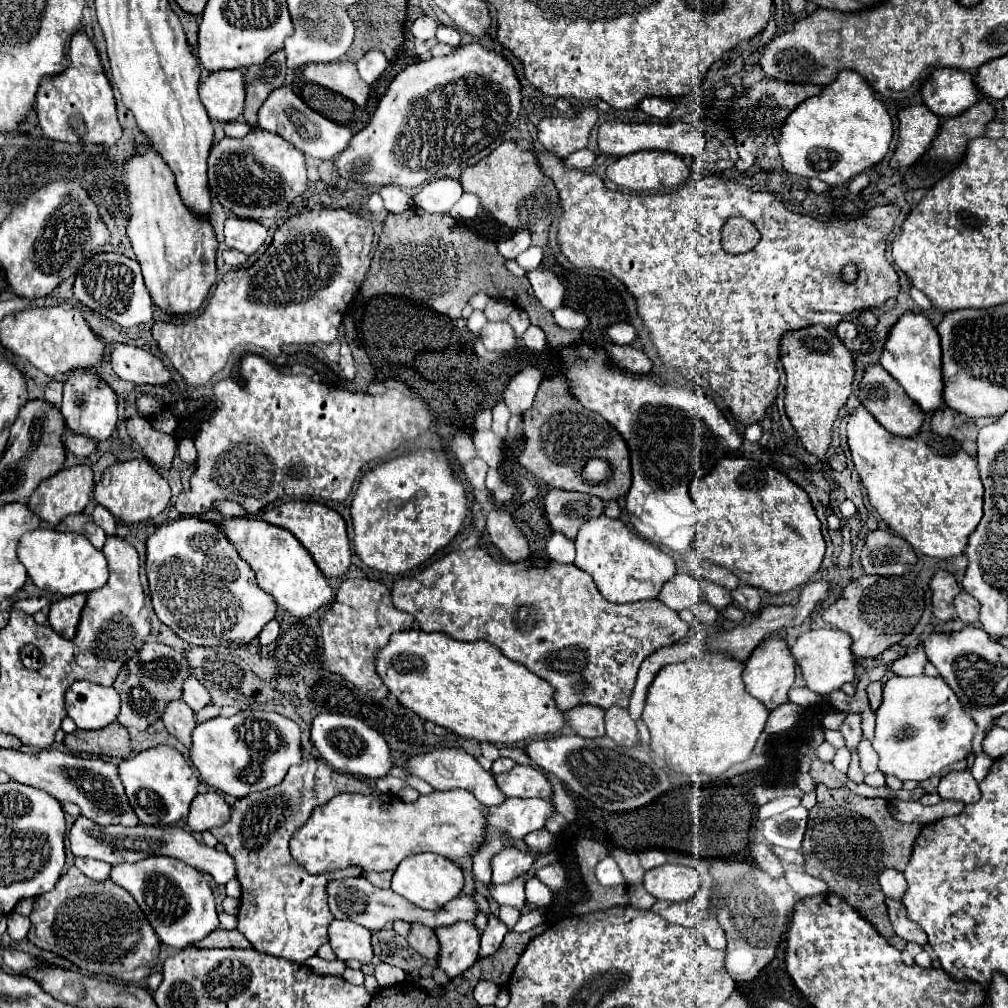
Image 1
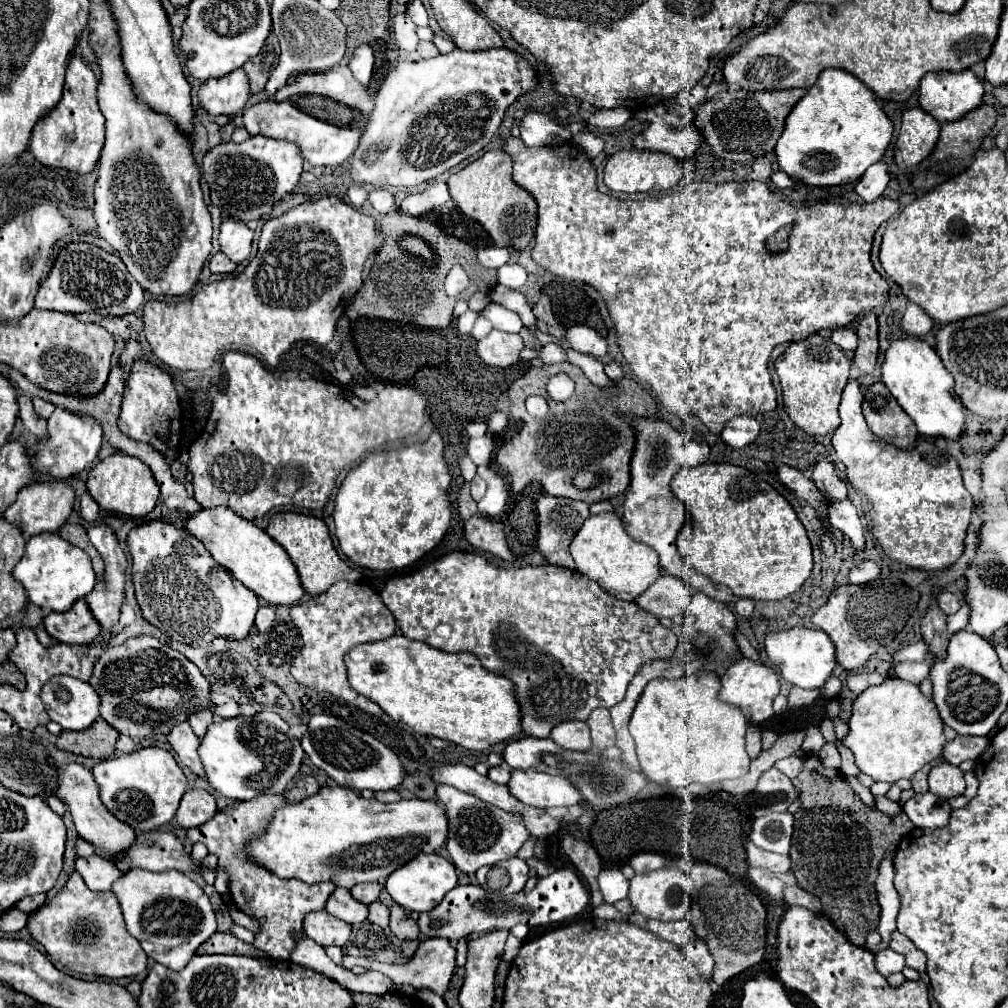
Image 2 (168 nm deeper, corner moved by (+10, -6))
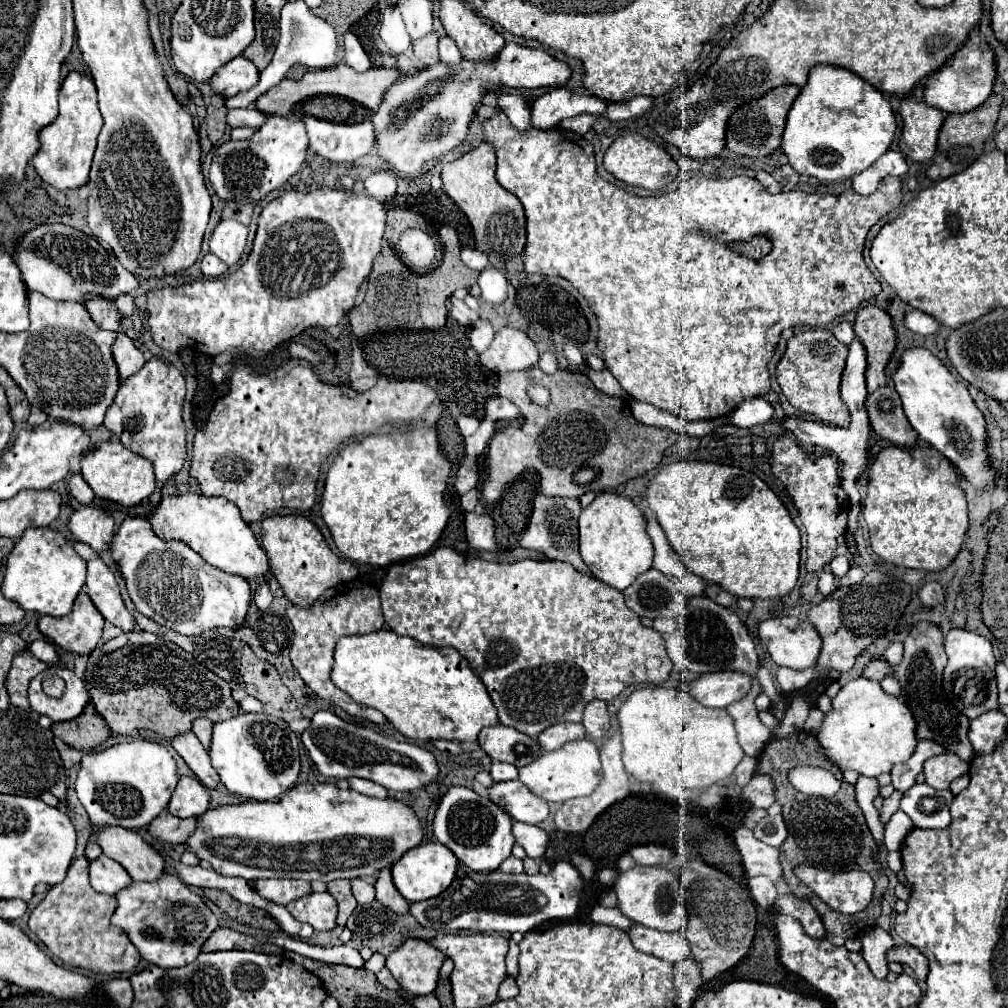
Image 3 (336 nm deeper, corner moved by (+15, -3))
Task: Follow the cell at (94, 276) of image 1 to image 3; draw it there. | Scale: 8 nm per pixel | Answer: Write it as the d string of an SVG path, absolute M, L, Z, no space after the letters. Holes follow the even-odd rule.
M45 223L27 231L17 239L13 259L21 269L27 289L39 291L55 301L81 303L87 293L115 299L119 293L133 293L139 287L137 277L117 261L113 251L103 249L83 231L61 223Z

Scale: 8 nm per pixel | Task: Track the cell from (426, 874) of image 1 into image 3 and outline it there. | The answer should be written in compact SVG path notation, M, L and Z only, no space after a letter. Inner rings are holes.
M421 843L409 849L393 865L393 881L399 893L409 903L417 903L417 901L425 901L425 899L431 899L443 893L455 879L455 871L457 871L457 857L443 843Z

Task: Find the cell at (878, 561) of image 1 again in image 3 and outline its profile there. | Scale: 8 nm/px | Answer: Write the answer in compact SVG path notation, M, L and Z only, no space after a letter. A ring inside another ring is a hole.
M853 565L853 567L849 569L849 573L839 579L839 583L841 583L841 585L855 585L855 583L859 583L859 581L863 579L863 575L865 575L865 573L863 573L857 565Z

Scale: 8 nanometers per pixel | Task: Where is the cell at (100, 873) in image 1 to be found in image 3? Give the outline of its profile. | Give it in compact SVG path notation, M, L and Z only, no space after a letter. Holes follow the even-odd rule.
M105 855L91 861L89 877L91 877L91 887L107 895L117 895L121 889L129 887L129 883L133 881L131 875L117 861Z

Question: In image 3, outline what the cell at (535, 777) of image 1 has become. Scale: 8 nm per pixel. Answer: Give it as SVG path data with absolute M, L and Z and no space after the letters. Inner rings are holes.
M591 739L573 741L561 749L549 751L539 755L535 761L519 769L519 779L539 797L547 799L549 803L563 803L567 799L585 797L595 791L601 781L601 761L599 749Z

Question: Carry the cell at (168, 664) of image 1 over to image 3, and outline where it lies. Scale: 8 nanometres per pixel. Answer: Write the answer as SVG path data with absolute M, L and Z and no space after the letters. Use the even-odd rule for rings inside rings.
M145 631L121 633L99 645L89 655L85 687L99 715L117 735L149 729L173 739L189 733L197 717L207 717L217 723L241 713L225 679L205 669L175 643Z

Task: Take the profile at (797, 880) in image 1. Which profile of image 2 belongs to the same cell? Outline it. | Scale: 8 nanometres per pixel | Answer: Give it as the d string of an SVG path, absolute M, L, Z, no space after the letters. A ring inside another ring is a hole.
M786 886L784 888L784 900L790 906L804 906L812 912L822 912L822 904L818 902L818 898L814 898L814 894L802 890L800 886Z

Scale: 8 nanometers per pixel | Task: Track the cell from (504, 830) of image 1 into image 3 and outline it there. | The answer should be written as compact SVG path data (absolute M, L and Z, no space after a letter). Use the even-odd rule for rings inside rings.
M451 787L437 807L433 819L433 835L439 843L449 847L455 857L469 869L493 871L503 859L511 855L511 847L515 843L511 825L511 817L501 811L501 807L497 807L493 801L479 797L473 789L467 787Z

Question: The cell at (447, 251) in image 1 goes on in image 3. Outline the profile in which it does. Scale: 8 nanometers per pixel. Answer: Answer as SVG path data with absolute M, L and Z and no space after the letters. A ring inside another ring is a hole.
M455 229L453 235L439 235L439 237L443 245L443 259L437 269L425 275L411 273L395 255L395 251L381 251L375 257L365 301L361 307L351 311L351 327L357 339L385 331L403 331L403 329L421 331L421 329L441 329L445 325L447 321L445 301L457 287L469 287L469 273L477 271L471 271L459 259L461 247Z

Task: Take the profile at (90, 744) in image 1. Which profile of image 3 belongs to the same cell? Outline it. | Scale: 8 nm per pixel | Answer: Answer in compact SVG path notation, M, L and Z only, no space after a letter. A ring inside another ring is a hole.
M93 703L85 707L77 719L63 721L63 723L53 723L51 731L55 737L63 739L67 745L83 751L91 751L97 745L105 743L107 737L111 735L107 723L101 719L101 715L95 711Z

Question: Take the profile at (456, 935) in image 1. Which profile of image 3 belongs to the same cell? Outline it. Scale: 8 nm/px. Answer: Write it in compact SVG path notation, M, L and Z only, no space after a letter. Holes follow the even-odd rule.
M407 939L387 957L387 969L395 981L413 995L429 995L439 981L445 955L429 941Z

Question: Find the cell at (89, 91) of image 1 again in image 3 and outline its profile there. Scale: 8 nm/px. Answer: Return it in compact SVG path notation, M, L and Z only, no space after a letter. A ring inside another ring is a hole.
M77 71L69 73L59 91L59 117L39 133L41 151L31 161L39 177L57 191L83 187L89 179L89 167L101 127L103 117L97 109L95 83Z

